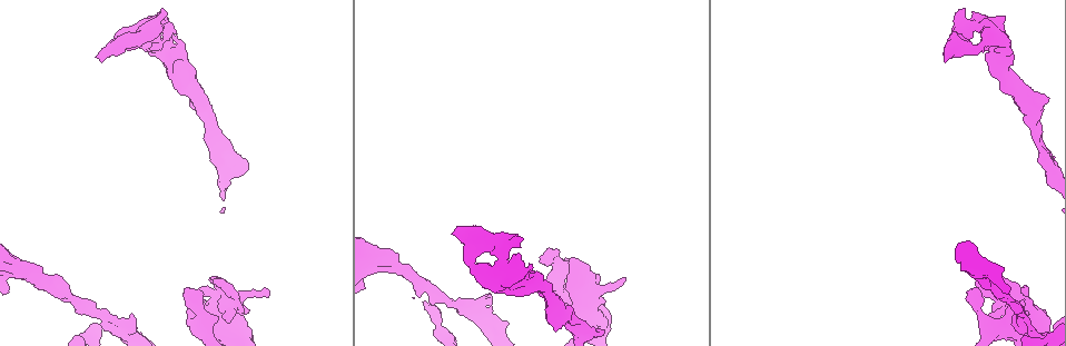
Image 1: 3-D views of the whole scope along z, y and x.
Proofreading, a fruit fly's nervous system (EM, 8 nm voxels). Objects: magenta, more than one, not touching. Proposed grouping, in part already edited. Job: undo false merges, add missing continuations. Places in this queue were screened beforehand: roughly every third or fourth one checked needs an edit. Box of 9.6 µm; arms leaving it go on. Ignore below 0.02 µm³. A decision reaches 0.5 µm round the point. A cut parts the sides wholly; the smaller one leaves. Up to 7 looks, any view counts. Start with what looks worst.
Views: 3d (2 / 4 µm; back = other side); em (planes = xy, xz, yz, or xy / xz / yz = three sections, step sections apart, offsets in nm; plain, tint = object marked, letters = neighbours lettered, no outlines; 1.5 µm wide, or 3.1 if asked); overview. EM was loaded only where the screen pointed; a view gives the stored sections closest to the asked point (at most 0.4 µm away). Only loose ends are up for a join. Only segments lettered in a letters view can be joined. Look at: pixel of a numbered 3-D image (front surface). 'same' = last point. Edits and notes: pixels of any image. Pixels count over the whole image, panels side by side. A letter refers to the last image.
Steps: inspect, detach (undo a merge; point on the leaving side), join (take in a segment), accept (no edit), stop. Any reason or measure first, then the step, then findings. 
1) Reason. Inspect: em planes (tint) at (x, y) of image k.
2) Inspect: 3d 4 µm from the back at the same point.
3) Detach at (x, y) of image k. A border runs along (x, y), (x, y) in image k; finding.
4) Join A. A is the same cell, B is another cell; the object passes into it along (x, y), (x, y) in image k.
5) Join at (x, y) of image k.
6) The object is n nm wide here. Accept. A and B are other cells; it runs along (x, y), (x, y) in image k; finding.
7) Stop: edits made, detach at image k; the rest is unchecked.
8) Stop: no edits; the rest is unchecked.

Branch stops here. Inspect: em planes (letters) at (972, 19) of image 1.

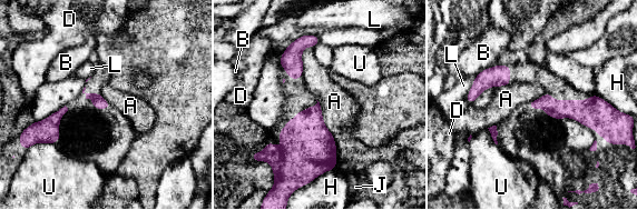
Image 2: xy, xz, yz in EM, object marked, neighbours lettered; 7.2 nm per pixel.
The longest contact is with A, 440 nm. Accept. A, B, D, H, J, L and U are other cells; a border runs along (316, 99), (336, 156) in image 2; no lettered segment goes on from it.

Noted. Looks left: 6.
Abrupt turn. Inspect: em planes (letters) at (589, 291) of image 1.

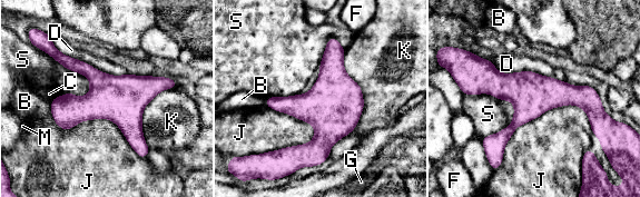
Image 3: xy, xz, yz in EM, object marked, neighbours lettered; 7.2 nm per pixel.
Accept. B, C, D, F, G, J, K, M and S are other cells; it runs along (469, 86), (583, 96), (600, 110) in image 3; one cell here.

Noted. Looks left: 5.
Stop: no edits; the rest is unchecked.

